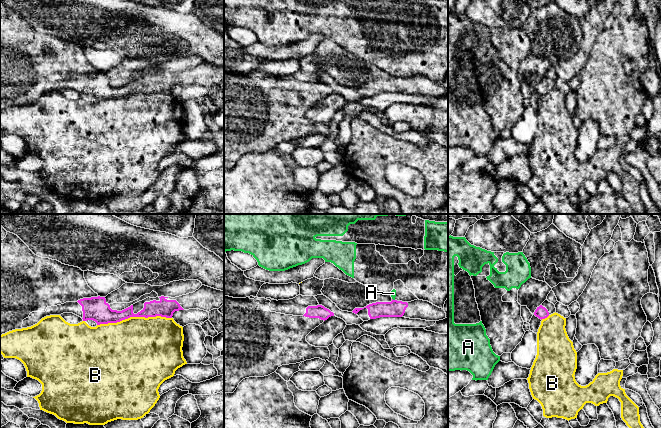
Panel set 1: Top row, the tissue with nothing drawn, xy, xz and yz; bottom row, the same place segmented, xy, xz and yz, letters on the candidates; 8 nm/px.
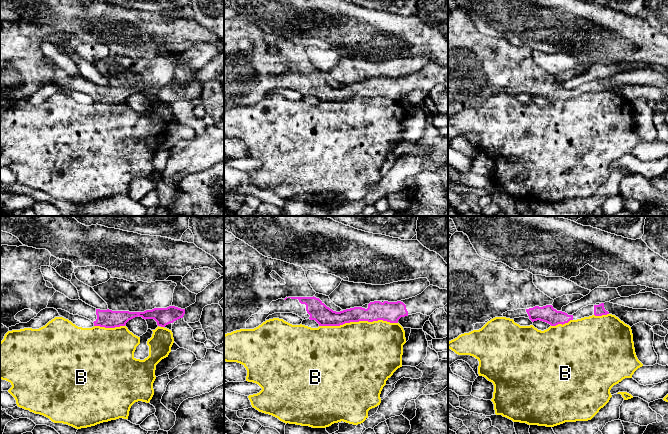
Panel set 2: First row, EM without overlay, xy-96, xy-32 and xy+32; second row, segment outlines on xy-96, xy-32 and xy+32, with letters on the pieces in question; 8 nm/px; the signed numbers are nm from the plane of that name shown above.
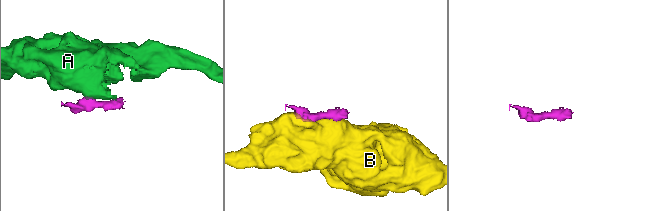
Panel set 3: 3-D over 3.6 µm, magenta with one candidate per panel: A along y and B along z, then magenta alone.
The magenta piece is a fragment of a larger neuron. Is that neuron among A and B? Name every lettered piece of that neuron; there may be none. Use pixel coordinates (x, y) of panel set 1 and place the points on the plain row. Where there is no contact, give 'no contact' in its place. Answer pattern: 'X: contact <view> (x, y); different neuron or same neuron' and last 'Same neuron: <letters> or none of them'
A: contact xz (392, 75); different neuron
B: contact xy (134, 92); different neuron
Same neuron: none of them

